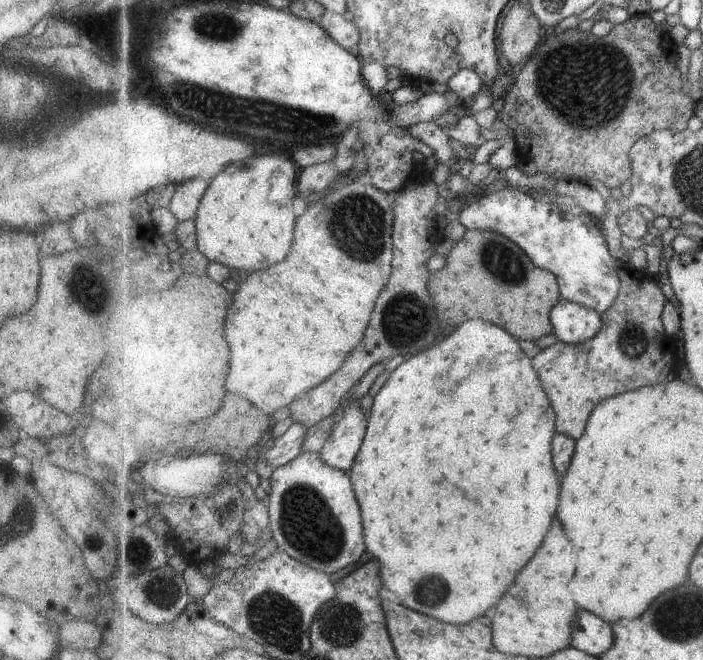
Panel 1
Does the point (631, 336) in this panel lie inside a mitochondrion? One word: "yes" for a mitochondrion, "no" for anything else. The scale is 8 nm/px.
yes

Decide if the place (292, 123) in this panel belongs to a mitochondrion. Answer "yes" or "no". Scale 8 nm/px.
yes

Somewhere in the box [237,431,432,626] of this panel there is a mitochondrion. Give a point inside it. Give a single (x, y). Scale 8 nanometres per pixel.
(307, 525)

